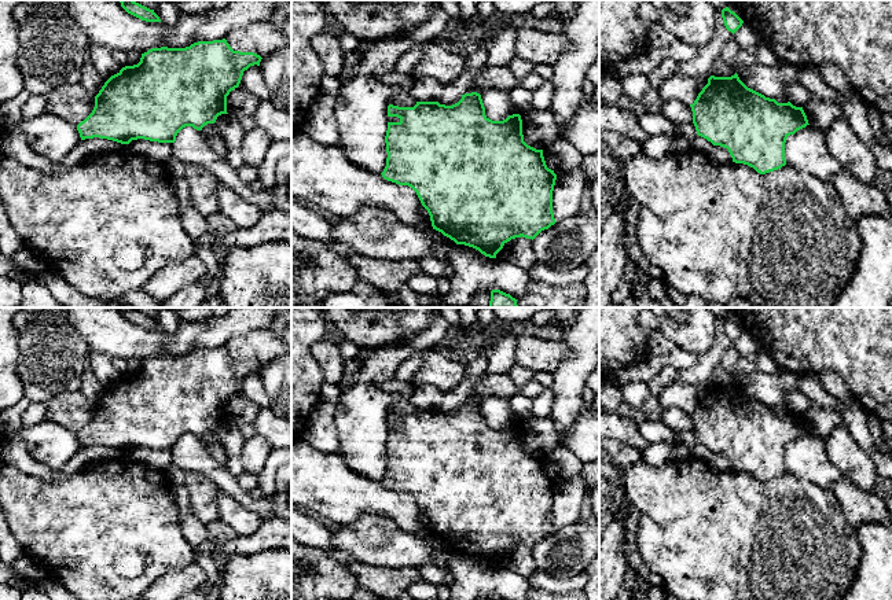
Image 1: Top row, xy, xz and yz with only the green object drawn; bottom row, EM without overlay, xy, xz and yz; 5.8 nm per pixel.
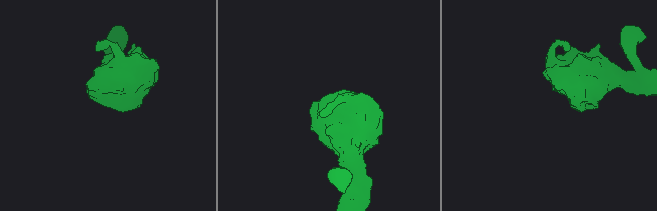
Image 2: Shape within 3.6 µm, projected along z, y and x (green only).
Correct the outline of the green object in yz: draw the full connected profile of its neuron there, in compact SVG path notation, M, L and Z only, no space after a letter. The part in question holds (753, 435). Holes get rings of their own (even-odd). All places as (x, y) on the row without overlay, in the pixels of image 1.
M737 380L731 384L711 383L708 391L690 415L698 443L713 453L727 456L733 470L748 472L760 482L785 474L786 446L810 432L803 415L796 415L790 409L778 411L775 406L766 405L748 395Z

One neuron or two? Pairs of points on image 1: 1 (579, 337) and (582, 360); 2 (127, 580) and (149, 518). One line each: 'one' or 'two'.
1: one
2: one

